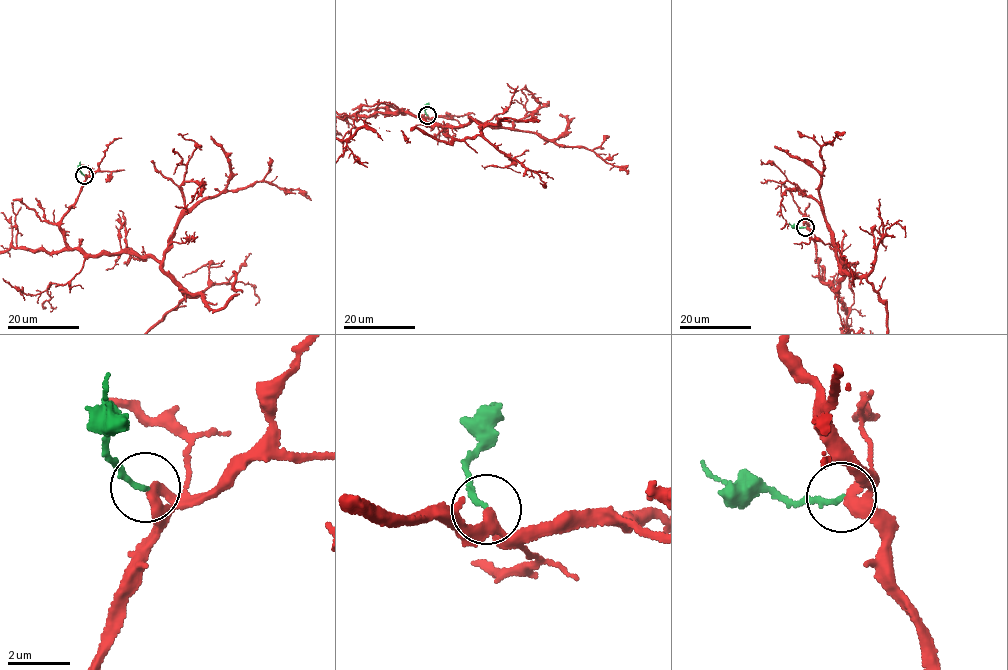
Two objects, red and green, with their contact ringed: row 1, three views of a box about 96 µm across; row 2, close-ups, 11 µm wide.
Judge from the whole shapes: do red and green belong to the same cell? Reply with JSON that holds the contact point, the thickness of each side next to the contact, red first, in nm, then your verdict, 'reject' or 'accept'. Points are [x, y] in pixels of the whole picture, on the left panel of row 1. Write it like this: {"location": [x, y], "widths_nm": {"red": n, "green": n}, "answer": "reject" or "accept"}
{"location": [84, 175], "widths_nm": {"red": 300, "green": 160}, "answer": "accept"}

